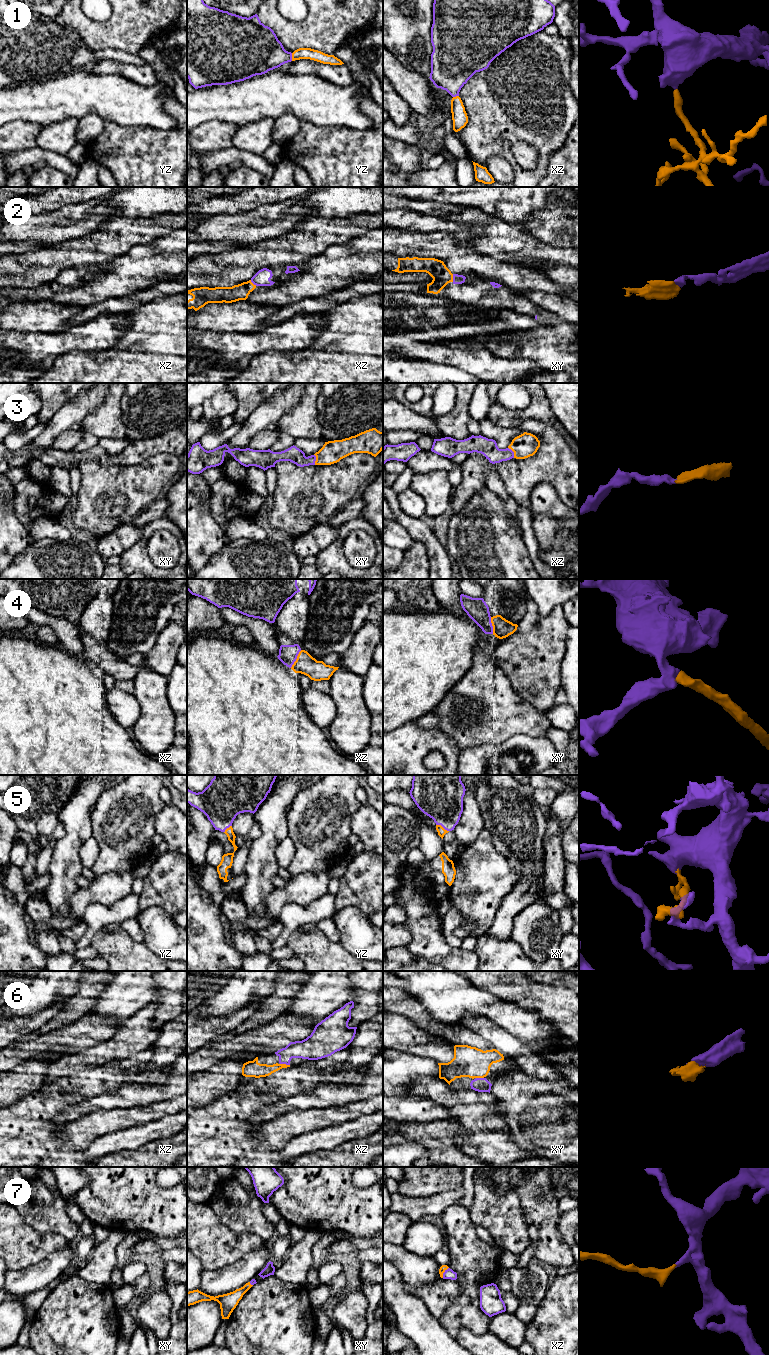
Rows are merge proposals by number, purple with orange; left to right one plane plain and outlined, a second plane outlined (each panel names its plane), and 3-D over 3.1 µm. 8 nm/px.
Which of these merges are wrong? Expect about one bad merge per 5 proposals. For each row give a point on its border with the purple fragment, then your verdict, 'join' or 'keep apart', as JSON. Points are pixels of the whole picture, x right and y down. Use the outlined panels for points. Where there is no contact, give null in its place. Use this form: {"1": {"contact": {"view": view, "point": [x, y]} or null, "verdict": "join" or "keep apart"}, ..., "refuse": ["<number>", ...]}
{"1": {"contact": {"view": "yz", "point": [291, 57]}, "verdict": "join"}, "2": {"contact": {"view": "xy", "point": [453, 278]}, "verdict": "join"}, "3": {"contact": {"view": "xz", "point": [513, 452]}, "verdict": "join"}, "4": {"contact": {"view": "xz", "point": [296, 658]}, "verdict": "join"}, "5": {"contact": {"view": "xy", "point": [442, 826]}, "verdict": "join"}, "6": {"contact": {"view": "xz", "point": [285, 1063]}, "verdict": "join"}, "7": {"contact": {"view": "xz", "point": [444, 1272]}, "verdict": "join"}, "refuse": []}

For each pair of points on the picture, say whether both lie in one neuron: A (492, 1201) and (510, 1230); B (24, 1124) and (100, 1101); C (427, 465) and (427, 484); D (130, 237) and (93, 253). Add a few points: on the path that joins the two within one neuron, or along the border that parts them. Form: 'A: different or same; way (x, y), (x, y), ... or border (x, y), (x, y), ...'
A: same; way (493, 1208), (506, 1223)
B: different; border (61, 1112), (55, 1117), (55, 1121), (63, 1124)
C: different; border (447, 471), (430, 470), (414, 475)
D: same; way (121, 237), (117, 237), (102, 246)

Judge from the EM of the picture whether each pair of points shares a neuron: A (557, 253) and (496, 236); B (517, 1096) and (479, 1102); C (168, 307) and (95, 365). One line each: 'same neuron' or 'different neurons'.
A: same neuron
B: different neurons
C: same neuron

